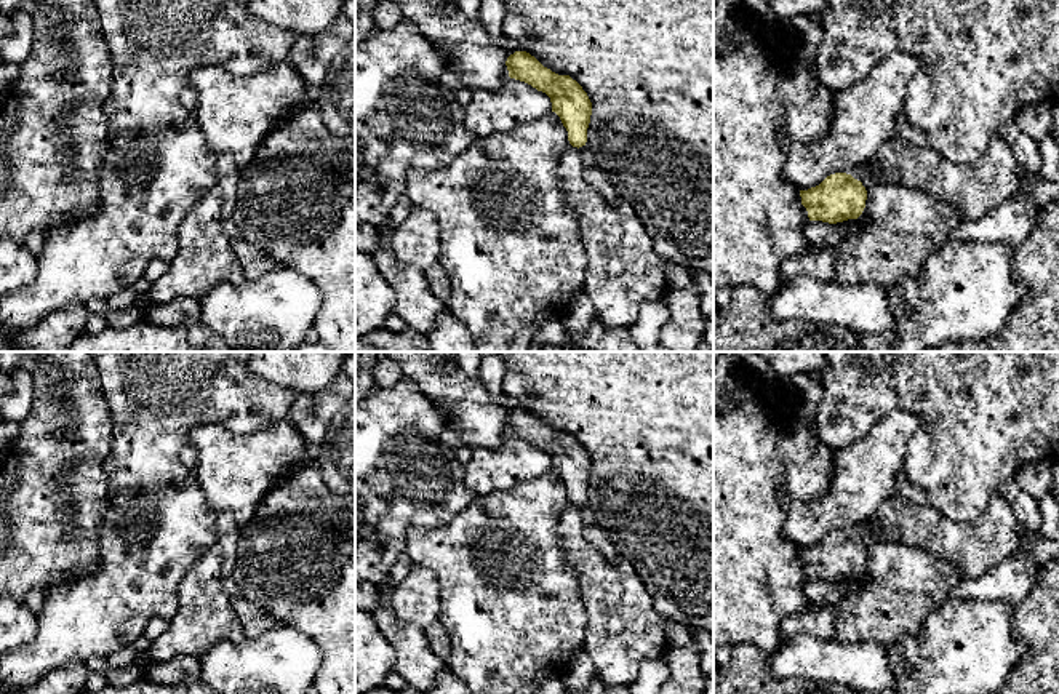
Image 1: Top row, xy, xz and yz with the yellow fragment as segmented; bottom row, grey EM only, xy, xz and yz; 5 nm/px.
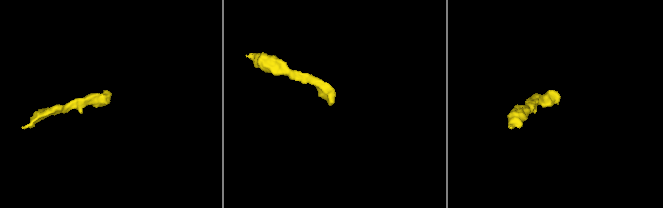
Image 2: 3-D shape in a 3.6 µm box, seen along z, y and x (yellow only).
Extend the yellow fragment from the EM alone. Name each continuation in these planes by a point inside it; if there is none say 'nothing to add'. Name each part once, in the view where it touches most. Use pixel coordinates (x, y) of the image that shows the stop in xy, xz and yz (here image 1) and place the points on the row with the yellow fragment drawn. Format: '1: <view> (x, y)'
1: yz (867, 173)

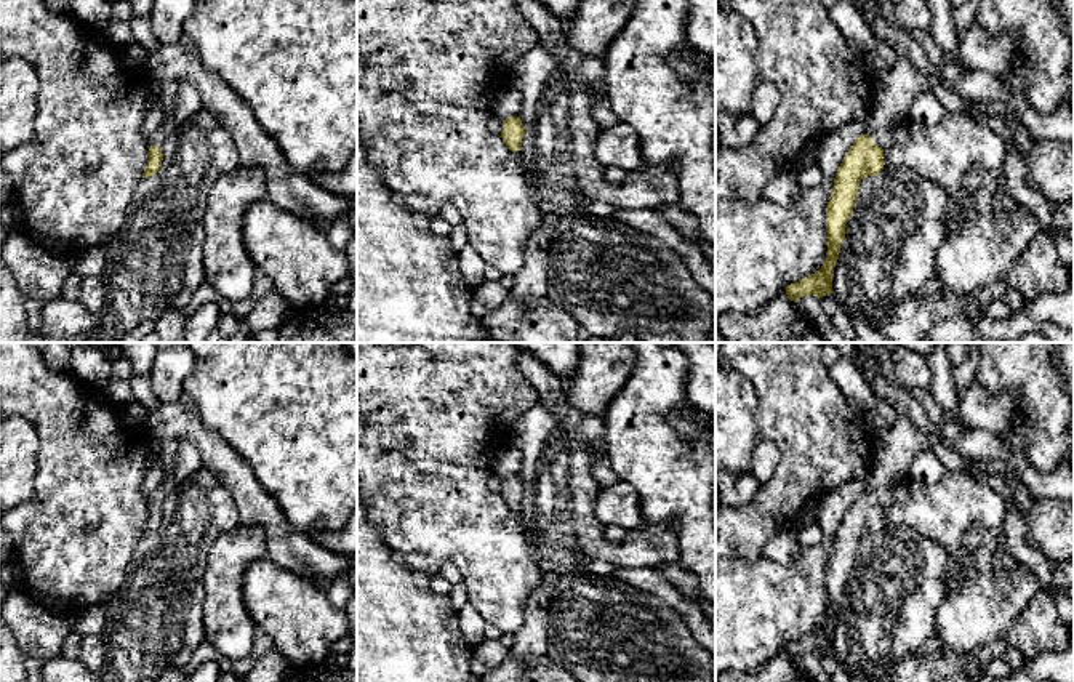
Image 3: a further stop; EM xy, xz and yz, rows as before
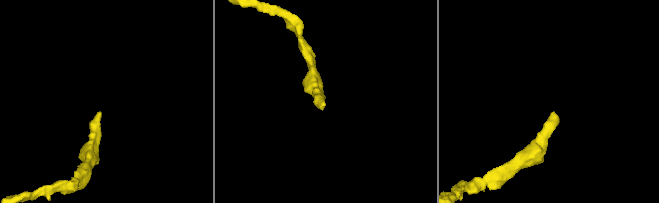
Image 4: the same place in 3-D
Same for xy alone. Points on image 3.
1: xy (188, 103)

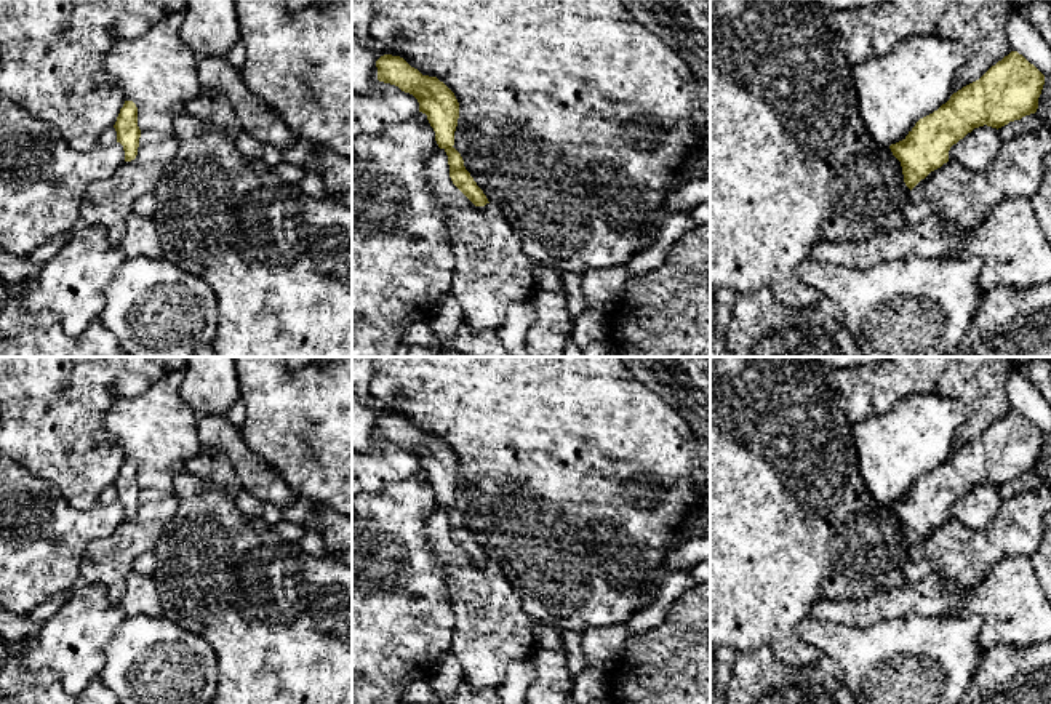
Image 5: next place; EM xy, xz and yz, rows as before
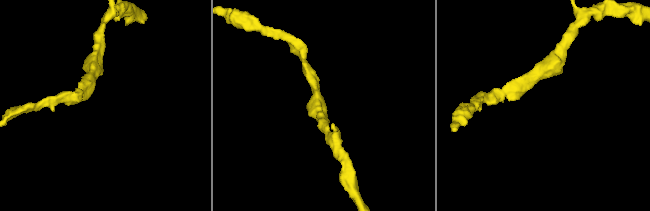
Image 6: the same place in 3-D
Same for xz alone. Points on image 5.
nothing to add

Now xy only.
nothing to add

